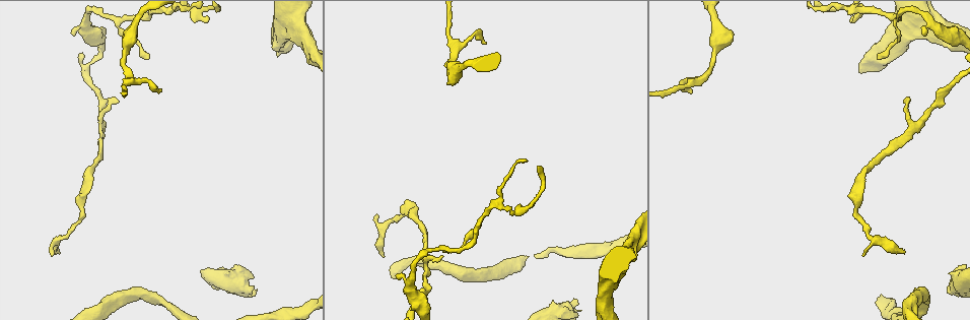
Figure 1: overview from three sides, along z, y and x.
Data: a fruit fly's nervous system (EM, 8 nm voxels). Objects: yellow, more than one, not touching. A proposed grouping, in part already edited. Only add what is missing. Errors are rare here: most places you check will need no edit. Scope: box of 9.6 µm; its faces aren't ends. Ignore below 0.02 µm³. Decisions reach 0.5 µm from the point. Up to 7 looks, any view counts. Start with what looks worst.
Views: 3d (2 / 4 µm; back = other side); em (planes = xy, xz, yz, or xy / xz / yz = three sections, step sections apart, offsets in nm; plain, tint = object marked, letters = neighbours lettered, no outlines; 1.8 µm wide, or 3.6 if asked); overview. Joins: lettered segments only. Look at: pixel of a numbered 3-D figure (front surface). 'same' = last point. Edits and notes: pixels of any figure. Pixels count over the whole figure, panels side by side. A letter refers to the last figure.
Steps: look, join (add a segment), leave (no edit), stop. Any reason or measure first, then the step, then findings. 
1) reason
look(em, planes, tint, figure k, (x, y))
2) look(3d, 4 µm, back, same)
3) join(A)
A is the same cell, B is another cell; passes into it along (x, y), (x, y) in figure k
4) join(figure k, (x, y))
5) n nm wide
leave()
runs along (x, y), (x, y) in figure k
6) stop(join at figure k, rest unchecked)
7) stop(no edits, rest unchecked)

tapers out
look(em, 3.6 µm, planes, letters, figure 1, (158, 92))

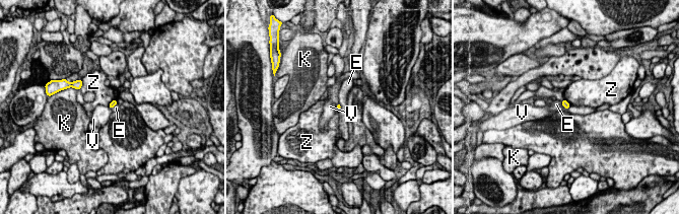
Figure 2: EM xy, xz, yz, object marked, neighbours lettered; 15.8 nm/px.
leave()
E, K, V and Z are other cells; border along (560, 101), (565, 108), (570, 105) in figure 2; no lettered segment goes on from it

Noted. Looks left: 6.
an open end
look(3d, 4 µm, back, figure 1, (255, 290))

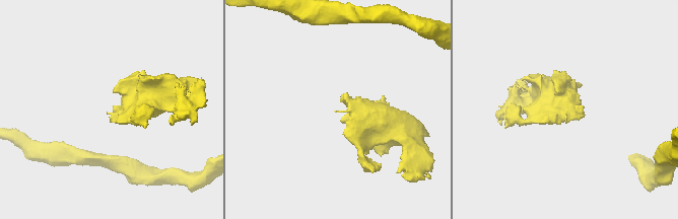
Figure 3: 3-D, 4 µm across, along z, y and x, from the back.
look(em, 3.6 µm, planes, plain, figure 3, (109, 113))

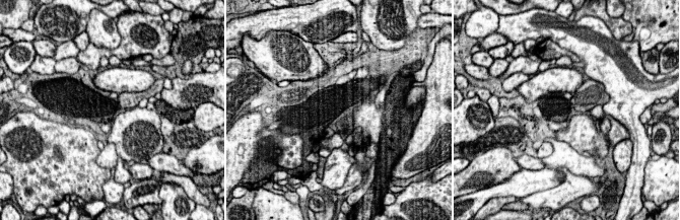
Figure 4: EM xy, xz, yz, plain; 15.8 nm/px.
look(em, 3.6 µm, planes, letters, same)

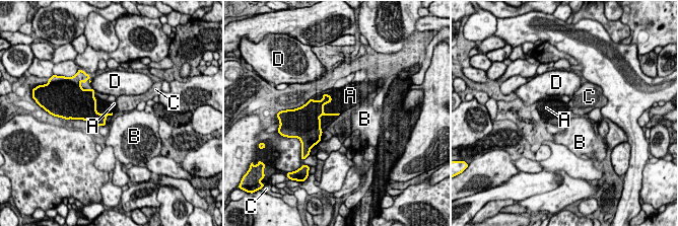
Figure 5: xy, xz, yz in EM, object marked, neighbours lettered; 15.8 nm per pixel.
join(A)
A is the same cell, B, C and D are other cells; passes into it along (318, 106), (330, 96), (345, 96) in figure 5; it goes on there

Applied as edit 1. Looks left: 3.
see it whole again
look(overview)

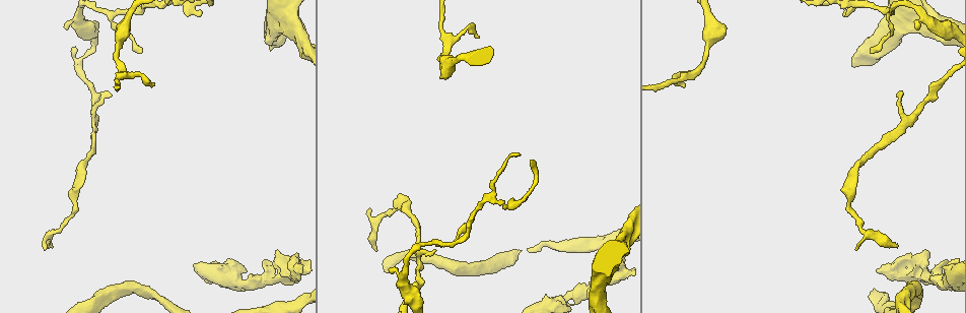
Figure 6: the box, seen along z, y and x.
tapers out
look(3d, 4 µm, figure 6, (375, 249))

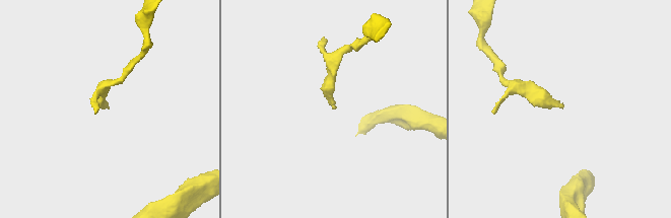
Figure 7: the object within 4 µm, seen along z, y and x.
need the tissue
look(em, planes, letters, figure 7, (334, 107))

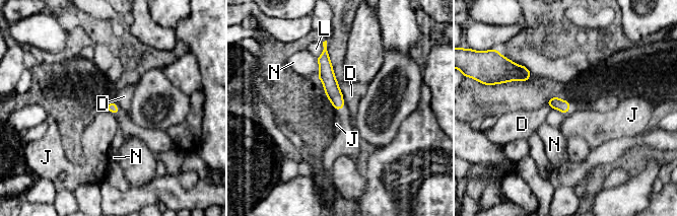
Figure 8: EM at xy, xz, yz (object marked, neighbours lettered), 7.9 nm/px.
leave()
D, J, L and N are other cells; runs along (325, 52), (326, 75), (338, 106) in figure 8; no lettered segment goes on from it

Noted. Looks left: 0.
stop(join at figure 5, rest unchecked)

